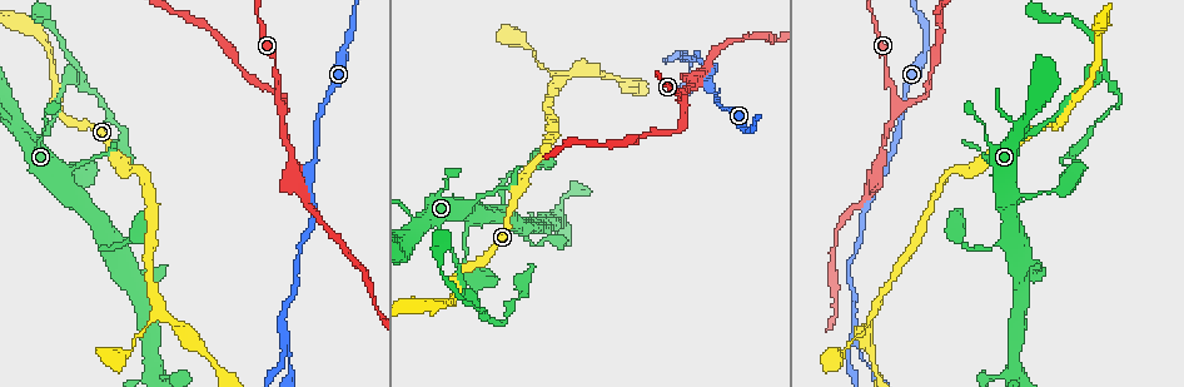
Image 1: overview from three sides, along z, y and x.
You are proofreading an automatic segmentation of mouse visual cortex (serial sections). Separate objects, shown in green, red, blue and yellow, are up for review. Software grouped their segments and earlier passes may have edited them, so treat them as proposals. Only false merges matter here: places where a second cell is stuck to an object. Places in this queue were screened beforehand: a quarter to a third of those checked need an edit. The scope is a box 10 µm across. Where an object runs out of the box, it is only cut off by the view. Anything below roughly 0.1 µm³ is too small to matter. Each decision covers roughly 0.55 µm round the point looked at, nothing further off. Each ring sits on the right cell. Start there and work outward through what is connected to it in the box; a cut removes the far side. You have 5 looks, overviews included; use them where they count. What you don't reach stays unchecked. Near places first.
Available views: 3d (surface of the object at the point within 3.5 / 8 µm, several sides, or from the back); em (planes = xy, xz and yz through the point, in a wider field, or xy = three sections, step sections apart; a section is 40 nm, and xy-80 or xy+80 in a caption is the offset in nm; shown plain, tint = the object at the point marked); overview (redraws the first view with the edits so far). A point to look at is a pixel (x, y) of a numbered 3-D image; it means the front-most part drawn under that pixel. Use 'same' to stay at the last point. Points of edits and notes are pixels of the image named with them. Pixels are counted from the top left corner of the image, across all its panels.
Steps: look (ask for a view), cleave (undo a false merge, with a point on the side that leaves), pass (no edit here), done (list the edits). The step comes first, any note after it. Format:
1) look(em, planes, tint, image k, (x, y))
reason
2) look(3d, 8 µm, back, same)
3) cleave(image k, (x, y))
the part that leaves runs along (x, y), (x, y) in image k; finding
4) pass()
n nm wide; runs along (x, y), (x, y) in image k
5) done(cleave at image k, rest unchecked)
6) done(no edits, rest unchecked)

look(3d, 3.5 µm, image 1, (75, 75))
thin neck

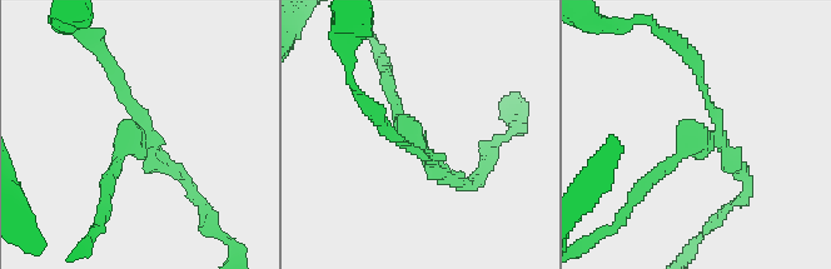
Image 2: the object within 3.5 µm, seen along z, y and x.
look(em, xy, step 2, tint, image 2, (425, 147))
need the tissue

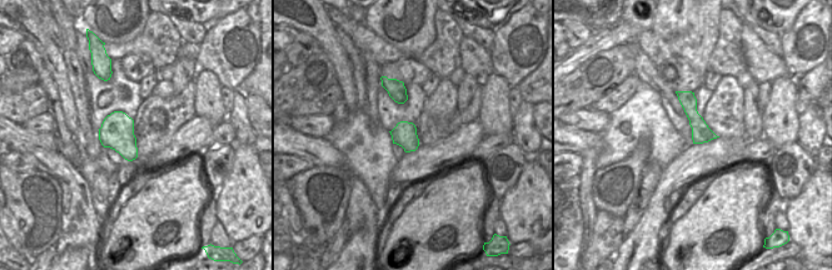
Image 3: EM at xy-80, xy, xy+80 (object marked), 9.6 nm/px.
cleave(image 2, (461, 178))
the part that leaves runs along (147, 133), (93, 44) in image 2; two cells meet here

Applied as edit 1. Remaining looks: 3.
look(overview)
see it whole again

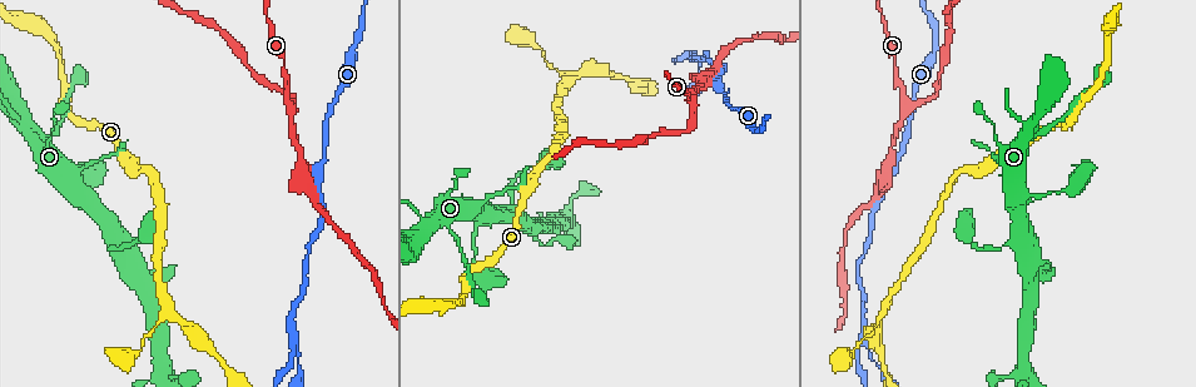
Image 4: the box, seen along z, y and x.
look(em, xy, step 3, tint, image 4, (293, 340))
three arms meet

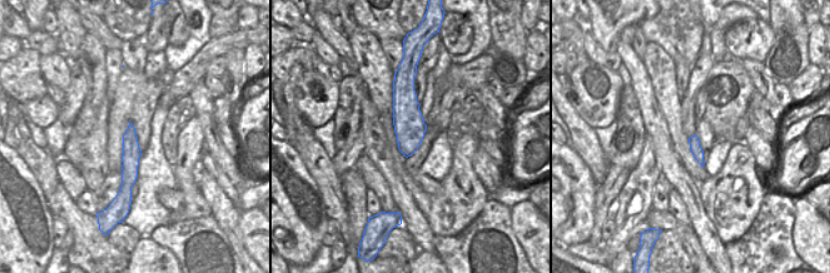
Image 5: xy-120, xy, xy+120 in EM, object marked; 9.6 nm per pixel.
look(3d, 3.5 µm, same)
wider look

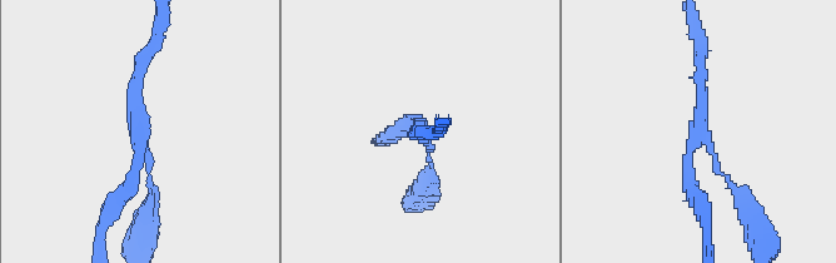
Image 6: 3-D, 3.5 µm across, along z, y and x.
pass()
arms of 100, 150, 200 nm; runs along (130, 128), (129, 178), (123, 190) in image 5; one cell here

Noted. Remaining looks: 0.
done(cleave at image 2, rest unchecked)

